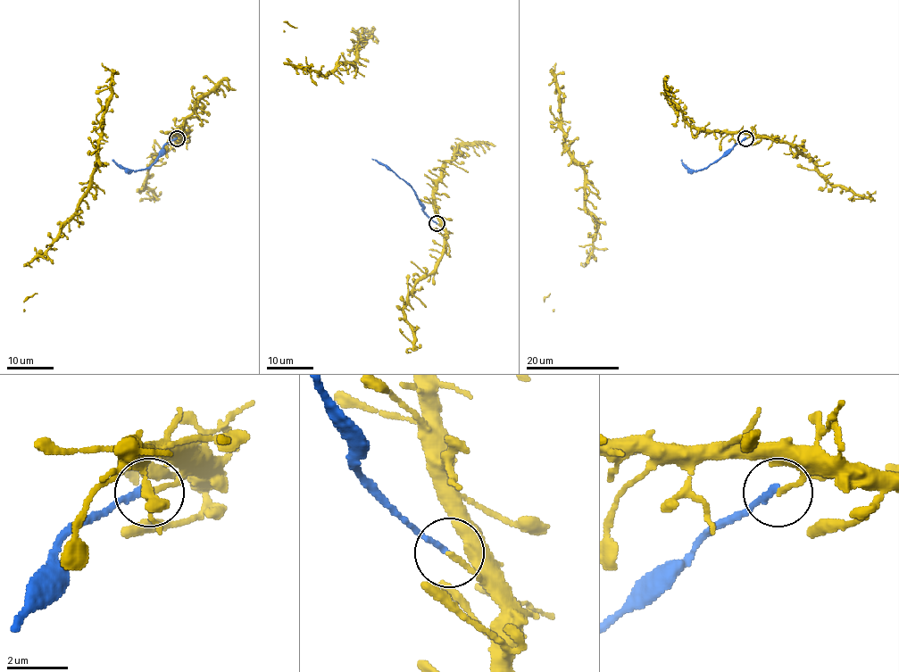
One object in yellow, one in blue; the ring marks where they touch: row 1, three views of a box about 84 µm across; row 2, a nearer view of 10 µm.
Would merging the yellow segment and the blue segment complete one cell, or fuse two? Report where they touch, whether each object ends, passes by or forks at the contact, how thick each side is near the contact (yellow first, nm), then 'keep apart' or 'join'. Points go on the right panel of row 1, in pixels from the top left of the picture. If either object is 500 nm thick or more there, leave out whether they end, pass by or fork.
at (745, 138); yellow ends there; blue ends there; 170 nm thick on the yellow side, 200 nm on the other; keep apart

